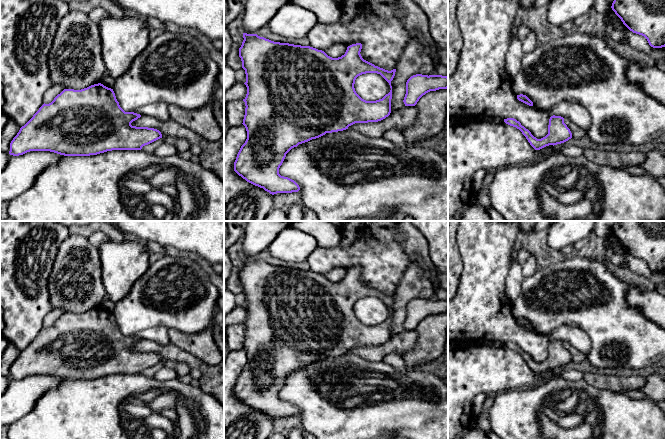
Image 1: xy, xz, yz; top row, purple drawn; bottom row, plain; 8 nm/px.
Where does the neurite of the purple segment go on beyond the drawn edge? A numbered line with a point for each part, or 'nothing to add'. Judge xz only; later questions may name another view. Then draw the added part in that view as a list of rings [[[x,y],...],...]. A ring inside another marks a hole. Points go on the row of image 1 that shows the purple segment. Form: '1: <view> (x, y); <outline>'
1: xz (399, 120); [[[405,106],[402,110],[391,112],[388,117],[378,122],[355,123],[348,127],[349,130],[355,130],[361,134],[380,138],[388,129],[397,129],[402,132],[410,121],[415,120],[417,110],[415,106]]]

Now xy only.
1: xy (211, 157); [[[141,116],[133,121],[131,125],[157,129],[161,132],[162,138],[184,136],[193,143],[198,144],[202,149],[199,155],[199,163],[204,168],[213,171],[224,182],[224,136],[215,142],[207,141],[200,136],[194,135],[191,130],[185,130],[172,119],[159,121],[150,116]]]

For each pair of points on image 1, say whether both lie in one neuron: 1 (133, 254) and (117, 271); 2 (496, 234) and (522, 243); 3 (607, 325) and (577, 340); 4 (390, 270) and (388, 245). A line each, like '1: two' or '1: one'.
1: one
2: two
3: two
4: one

